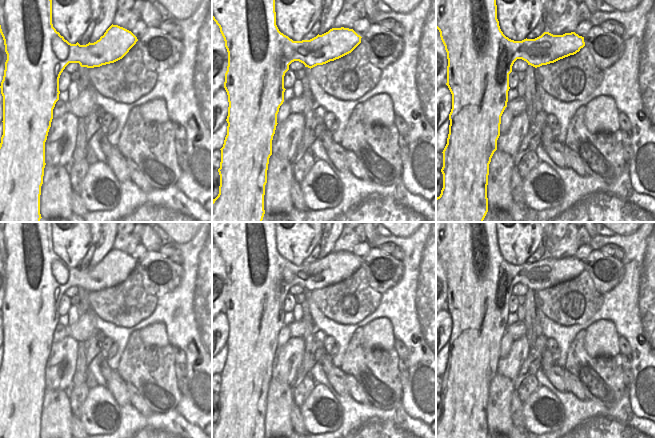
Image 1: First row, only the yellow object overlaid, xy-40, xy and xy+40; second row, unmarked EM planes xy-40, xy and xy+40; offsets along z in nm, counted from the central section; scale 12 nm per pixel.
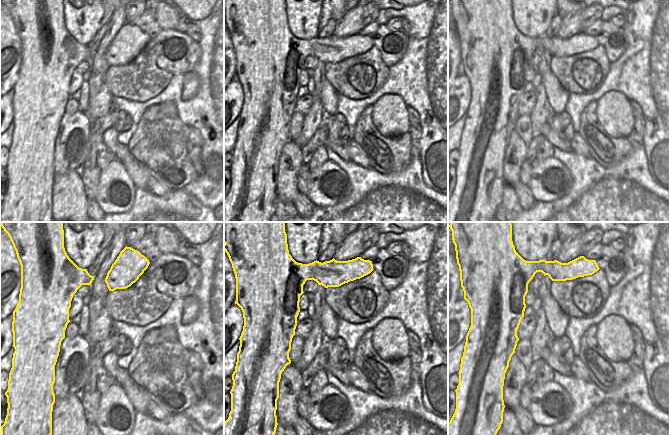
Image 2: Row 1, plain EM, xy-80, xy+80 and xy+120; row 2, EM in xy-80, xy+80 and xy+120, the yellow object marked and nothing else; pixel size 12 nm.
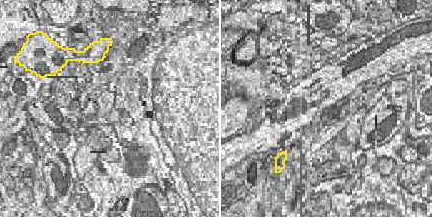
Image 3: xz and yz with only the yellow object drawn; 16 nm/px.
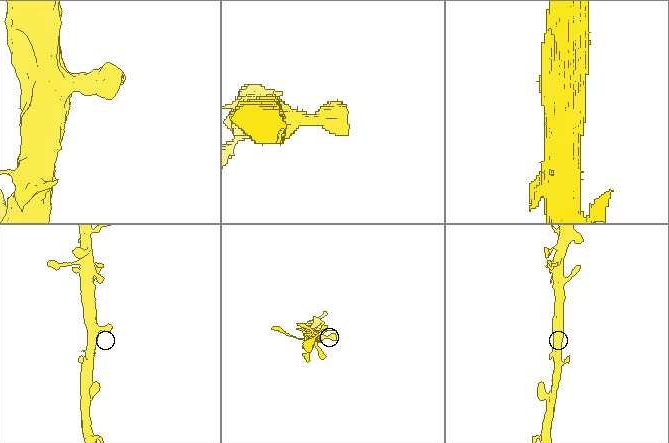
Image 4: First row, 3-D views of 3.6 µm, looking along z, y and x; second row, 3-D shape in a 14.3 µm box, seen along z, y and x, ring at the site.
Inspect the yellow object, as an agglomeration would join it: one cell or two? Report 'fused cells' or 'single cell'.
single cell

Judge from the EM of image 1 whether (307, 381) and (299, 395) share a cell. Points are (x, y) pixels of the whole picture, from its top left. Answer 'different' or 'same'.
same

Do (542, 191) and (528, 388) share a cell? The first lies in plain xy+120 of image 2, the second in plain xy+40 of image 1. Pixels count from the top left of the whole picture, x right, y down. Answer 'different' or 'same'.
different

